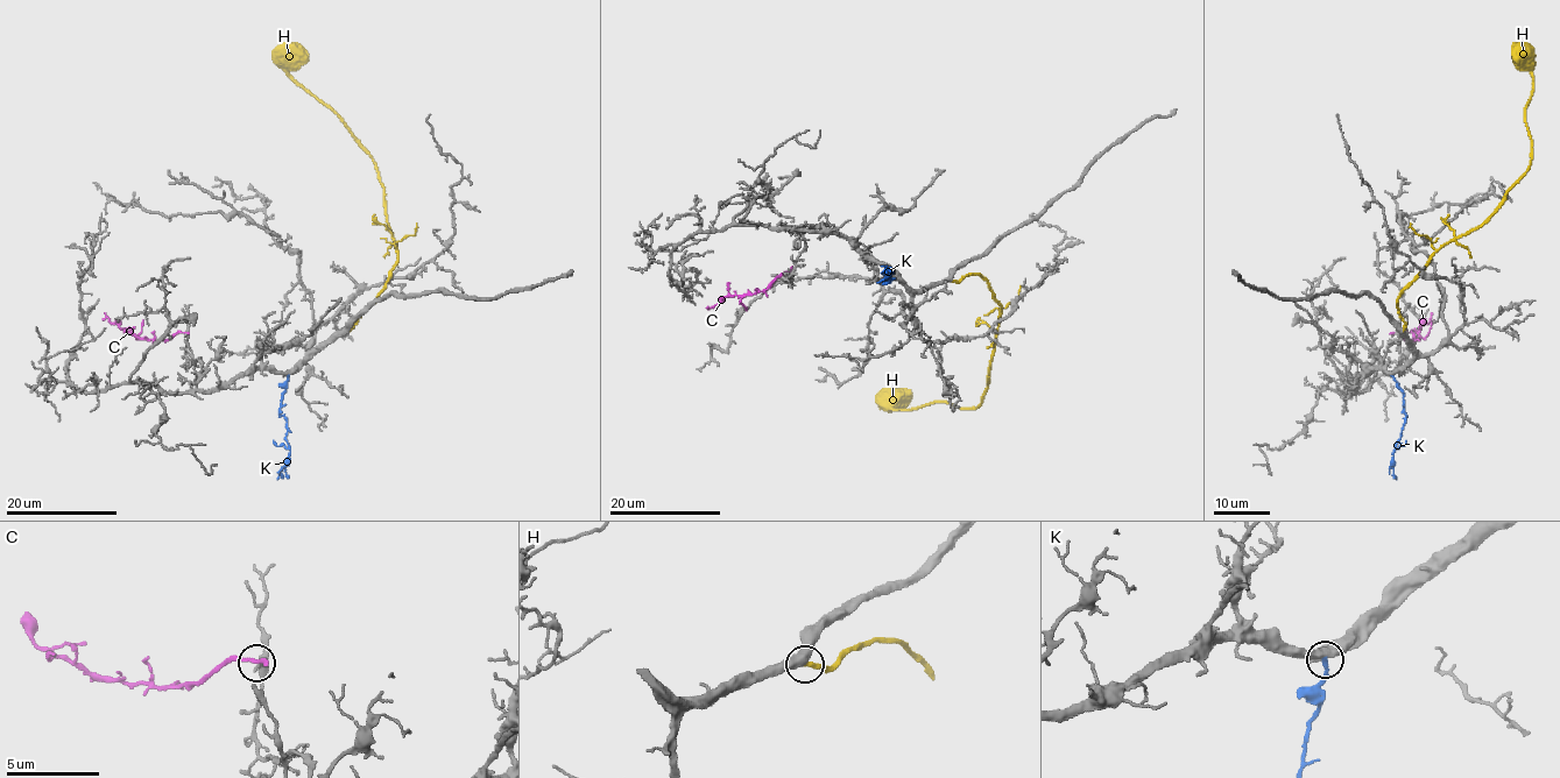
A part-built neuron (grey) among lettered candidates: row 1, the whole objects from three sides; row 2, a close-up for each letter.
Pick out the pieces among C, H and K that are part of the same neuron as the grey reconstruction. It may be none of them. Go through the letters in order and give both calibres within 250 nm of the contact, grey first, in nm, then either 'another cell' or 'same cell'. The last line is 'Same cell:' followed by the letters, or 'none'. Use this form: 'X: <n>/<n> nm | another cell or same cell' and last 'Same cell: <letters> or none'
C: 180/280 nm | another cell
H: 550/280 nm | same cell
K: 440/200 nm | another cell
Same cell: H

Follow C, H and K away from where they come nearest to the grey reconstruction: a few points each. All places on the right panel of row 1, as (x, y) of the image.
C: (1393, 333), (1417, 339), (1419, 329), (1430, 322), (1432, 312)
H: (1403, 330), (1397, 296), (1446, 243), (1475, 230), (1531, 160), (1525, 106), (1532, 92), (1532, 50), (1518, 42)
K: (1390, 375), (1403, 394), (1406, 416), (1395, 450), (1396, 479)

